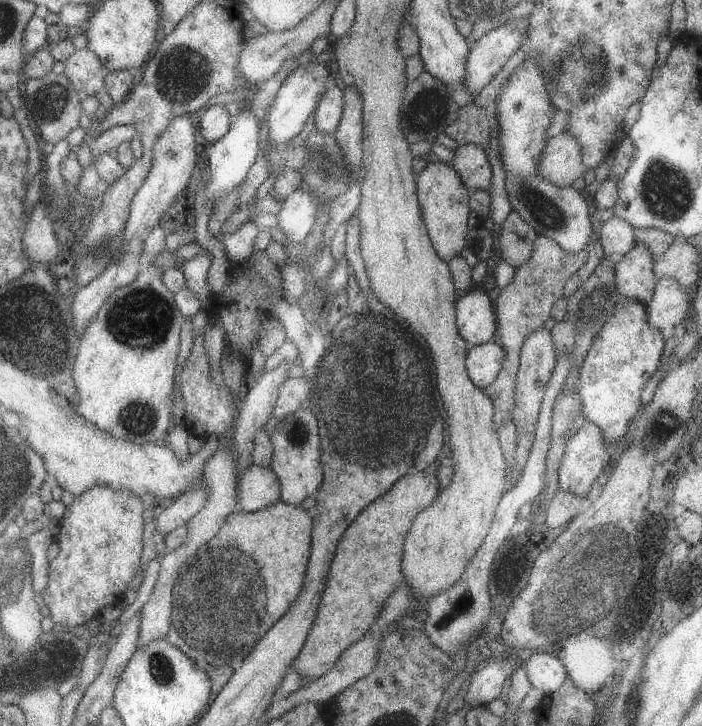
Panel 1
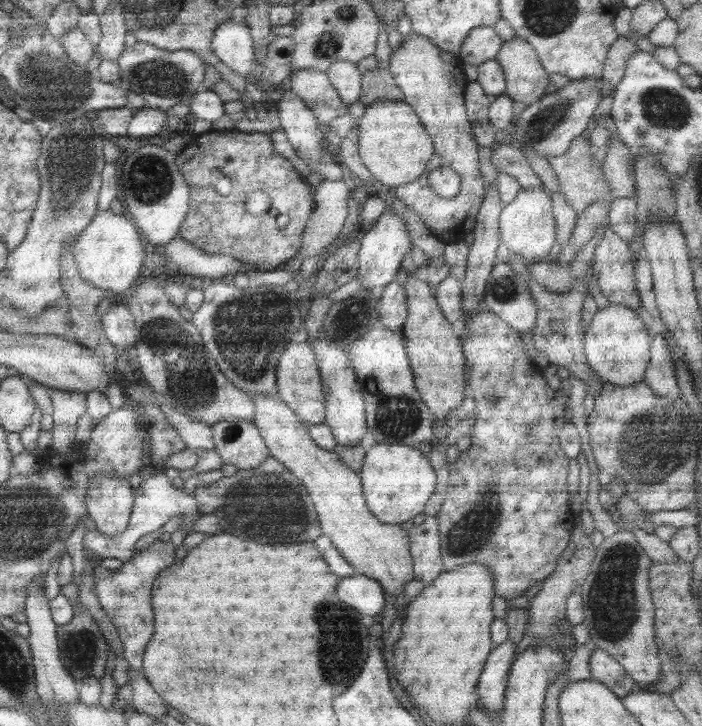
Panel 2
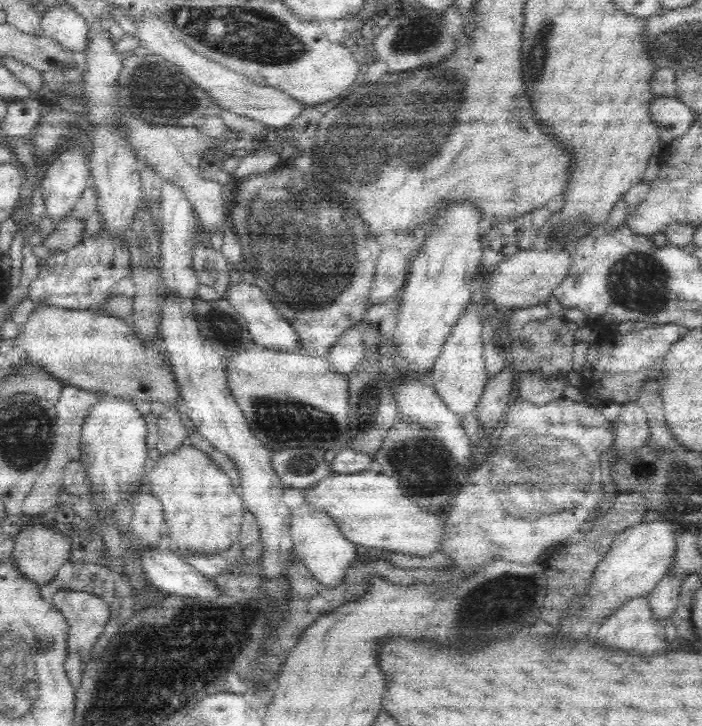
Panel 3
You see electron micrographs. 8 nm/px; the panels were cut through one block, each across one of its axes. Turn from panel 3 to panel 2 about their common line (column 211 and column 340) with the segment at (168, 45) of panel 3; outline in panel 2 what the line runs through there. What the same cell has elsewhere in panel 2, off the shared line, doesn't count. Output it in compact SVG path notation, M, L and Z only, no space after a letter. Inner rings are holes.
M331 62L331 66L325 70L331 86L337 90L339 98L345 104L353 104L361 96L361 70L357 64L349 62Z

